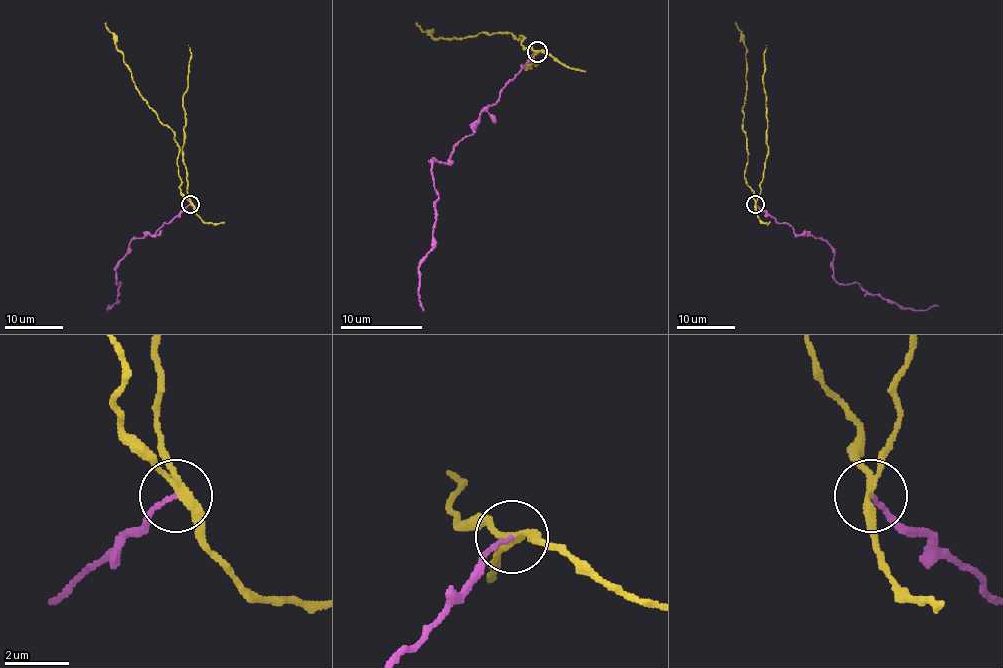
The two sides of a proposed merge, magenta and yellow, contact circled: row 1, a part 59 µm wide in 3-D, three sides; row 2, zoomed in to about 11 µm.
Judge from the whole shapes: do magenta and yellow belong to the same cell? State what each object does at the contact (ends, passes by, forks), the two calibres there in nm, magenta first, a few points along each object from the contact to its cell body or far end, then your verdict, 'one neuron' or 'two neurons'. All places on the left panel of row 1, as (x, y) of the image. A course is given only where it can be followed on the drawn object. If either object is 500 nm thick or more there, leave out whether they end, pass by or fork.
magenta ends; yellow forks; calibres 110 and 180 nm; course magenta (191, 204), (153, 235), (131, 241), (115, 270), (117, 284), (121, 283), (117, 300), (110, 306); course yellow (191, 204), (180, 191), (179, 145), (175, 134), (149, 106), (134, 84), (131, 71), (105, 22); two neurons

